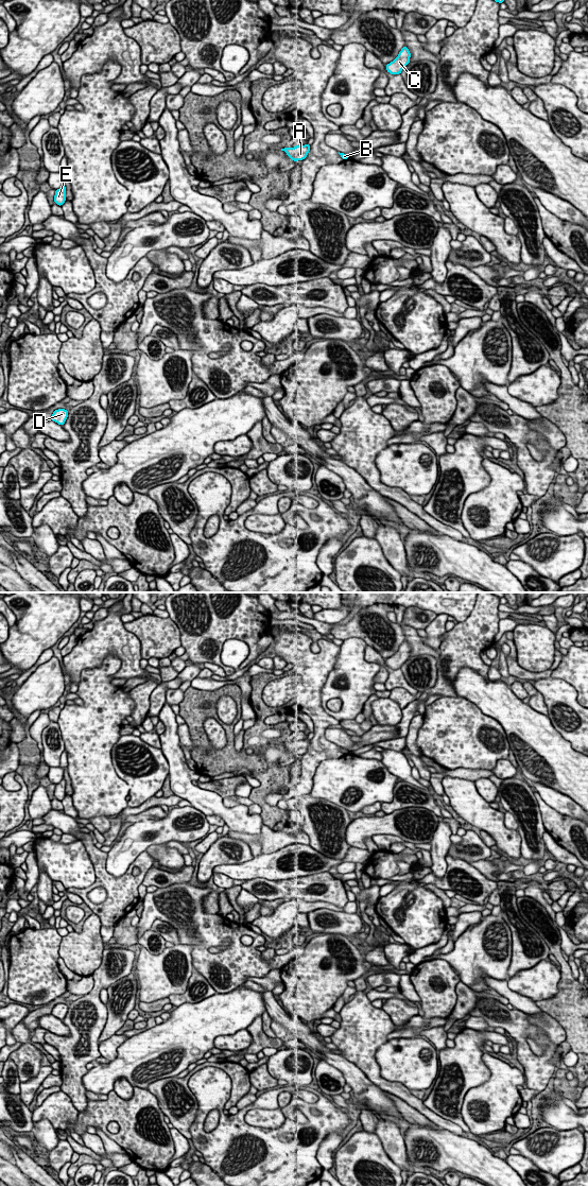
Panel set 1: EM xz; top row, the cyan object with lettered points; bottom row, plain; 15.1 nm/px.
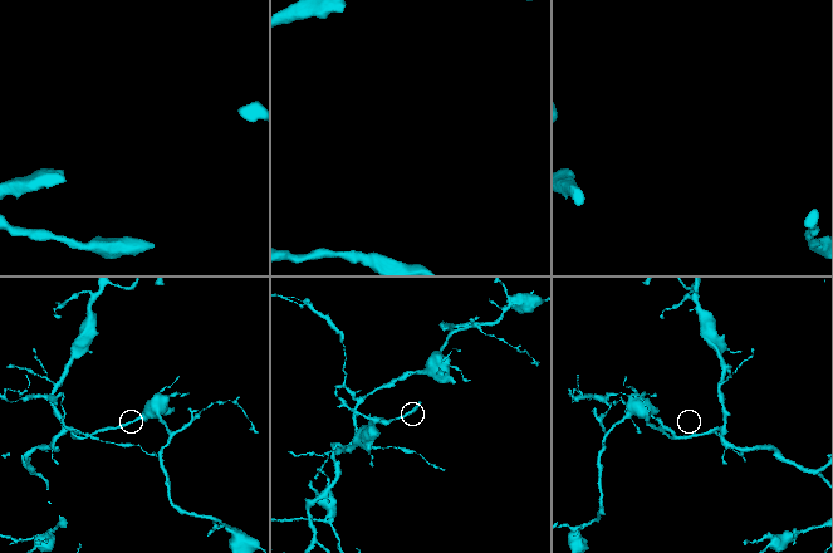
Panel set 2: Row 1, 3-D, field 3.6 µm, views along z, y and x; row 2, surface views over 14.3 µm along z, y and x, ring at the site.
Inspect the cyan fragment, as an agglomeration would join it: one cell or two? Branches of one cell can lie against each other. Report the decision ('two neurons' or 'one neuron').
one neuron

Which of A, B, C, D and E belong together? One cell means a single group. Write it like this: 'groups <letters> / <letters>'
groups A B C D E

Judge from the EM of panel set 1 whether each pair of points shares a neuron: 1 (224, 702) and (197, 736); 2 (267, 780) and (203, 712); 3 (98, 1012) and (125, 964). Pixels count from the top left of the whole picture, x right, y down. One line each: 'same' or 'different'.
1: different
2: same
3: same

